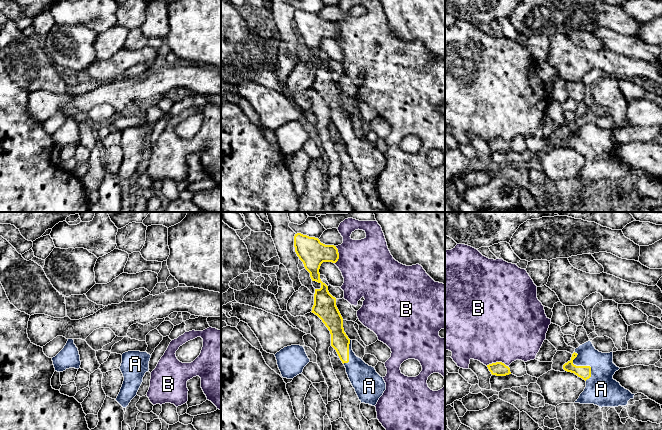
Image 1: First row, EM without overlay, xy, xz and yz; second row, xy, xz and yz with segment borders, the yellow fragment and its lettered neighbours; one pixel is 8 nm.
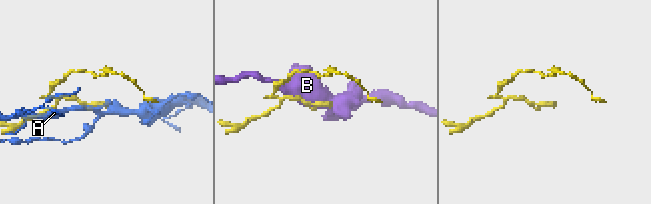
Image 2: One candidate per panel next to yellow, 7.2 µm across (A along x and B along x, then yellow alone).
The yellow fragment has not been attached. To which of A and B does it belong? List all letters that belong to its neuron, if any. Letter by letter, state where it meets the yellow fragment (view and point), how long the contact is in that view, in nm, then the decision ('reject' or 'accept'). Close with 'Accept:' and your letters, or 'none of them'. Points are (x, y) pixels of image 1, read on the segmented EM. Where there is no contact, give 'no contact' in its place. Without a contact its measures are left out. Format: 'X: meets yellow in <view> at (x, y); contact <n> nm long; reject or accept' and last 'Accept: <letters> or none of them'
A: meets yellow in yz at (582, 366); contact 260 nm long; accept
B: meets yellow in yz at (497, 362); contact 180 nm long; reject
Accept: A

